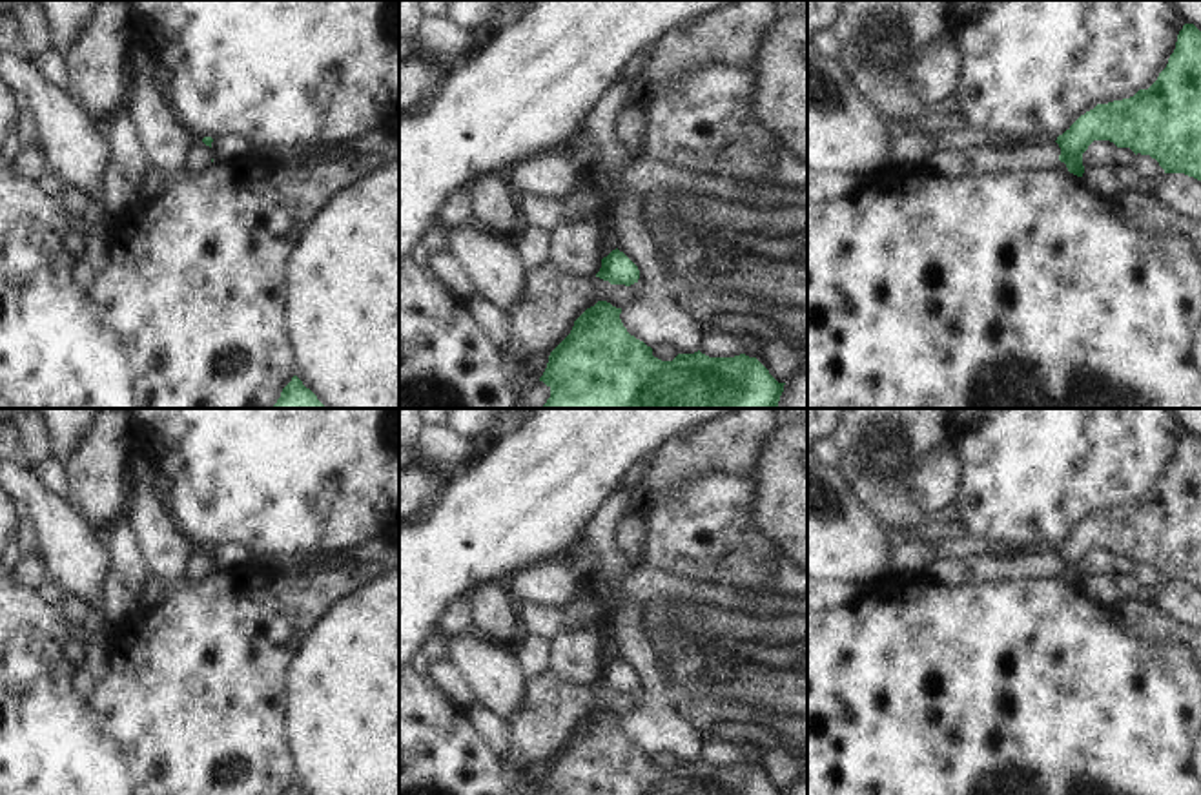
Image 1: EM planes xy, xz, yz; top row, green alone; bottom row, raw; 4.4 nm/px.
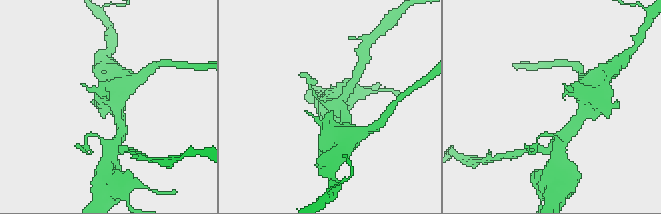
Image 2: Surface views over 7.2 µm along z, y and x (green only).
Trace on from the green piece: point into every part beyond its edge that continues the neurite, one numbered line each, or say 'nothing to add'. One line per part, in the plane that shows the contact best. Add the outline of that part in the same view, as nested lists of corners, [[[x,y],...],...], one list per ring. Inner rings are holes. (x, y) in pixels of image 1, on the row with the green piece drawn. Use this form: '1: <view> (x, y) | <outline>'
nothing to add

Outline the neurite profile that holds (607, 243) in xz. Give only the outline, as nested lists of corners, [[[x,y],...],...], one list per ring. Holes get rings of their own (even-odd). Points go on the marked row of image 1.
[[[609,208],[603,210],[601,213],[601,219],[605,221],[605,232],[601,235],[601,241],[600,241],[600,253],[601,253],[601,259],[607,257],[612,250],[616,250],[616,241],[614,241],[614,224],[612,224],[612,219],[611,219],[611,212]]]

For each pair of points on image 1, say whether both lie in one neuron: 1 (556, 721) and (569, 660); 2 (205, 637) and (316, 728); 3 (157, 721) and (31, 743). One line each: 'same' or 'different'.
1: different
2: different
3: different

